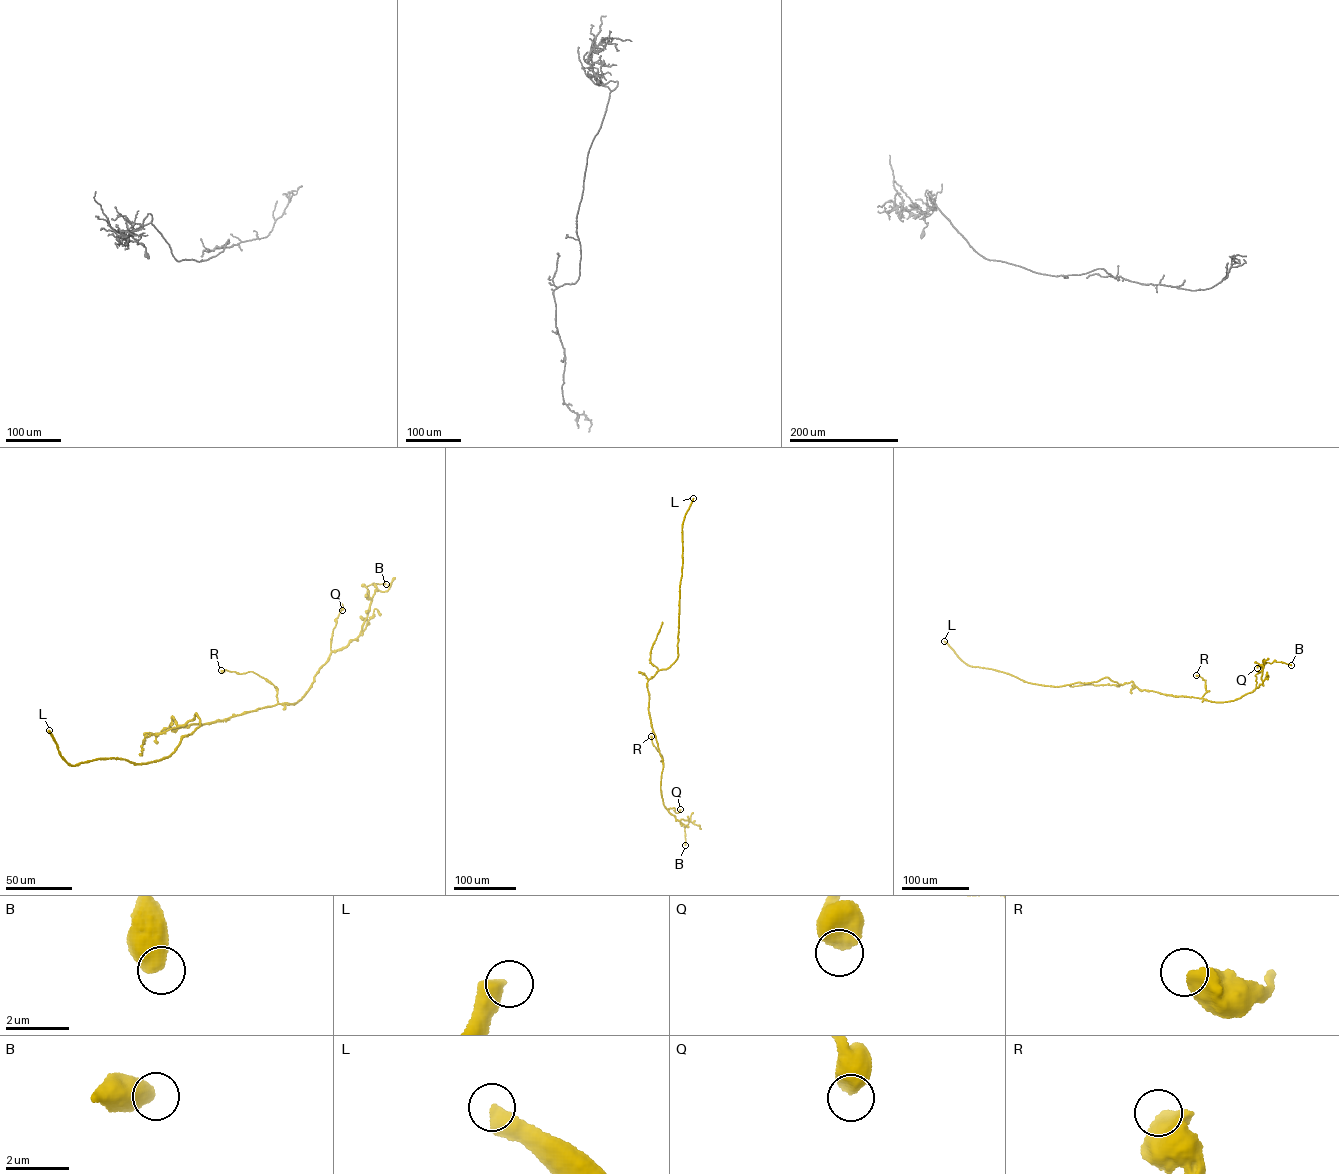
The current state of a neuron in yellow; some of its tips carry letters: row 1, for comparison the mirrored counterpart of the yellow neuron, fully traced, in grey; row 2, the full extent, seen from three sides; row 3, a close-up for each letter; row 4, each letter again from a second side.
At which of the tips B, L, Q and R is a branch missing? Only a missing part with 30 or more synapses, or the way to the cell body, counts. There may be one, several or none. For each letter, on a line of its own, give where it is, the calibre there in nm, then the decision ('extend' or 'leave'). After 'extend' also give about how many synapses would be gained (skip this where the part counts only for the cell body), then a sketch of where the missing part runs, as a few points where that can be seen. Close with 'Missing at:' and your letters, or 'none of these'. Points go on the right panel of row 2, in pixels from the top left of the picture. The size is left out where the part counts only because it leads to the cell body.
B: (1291, 665) | 600 nm | leave
L: (944, 641) | 500 nm | extend | 2000 syn | (944, 641), (912, 606), (910, 592), (907, 608), (896, 616), (903, 625), (896, 634)
Q: (1257, 668) | 650 nm | leave
R: (1196, 675) | 650 nm | leave
Missing at: L

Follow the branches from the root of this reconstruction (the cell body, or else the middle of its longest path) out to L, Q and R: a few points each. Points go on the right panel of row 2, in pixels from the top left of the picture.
L: (1136, 686), (1132, 681), (1122, 685), (1107, 677), (1058, 686), (1028, 683), (1003, 672), (967, 665), (944, 641)
Q: (1136, 686), (1141, 690), (1214, 702), (1232, 701), (1255, 689), (1255, 675), (1262, 669), (1257, 668)
R: (1136, 686), (1141, 690), (1201, 698), (1206, 691), (1205, 680), (1196, 675)

